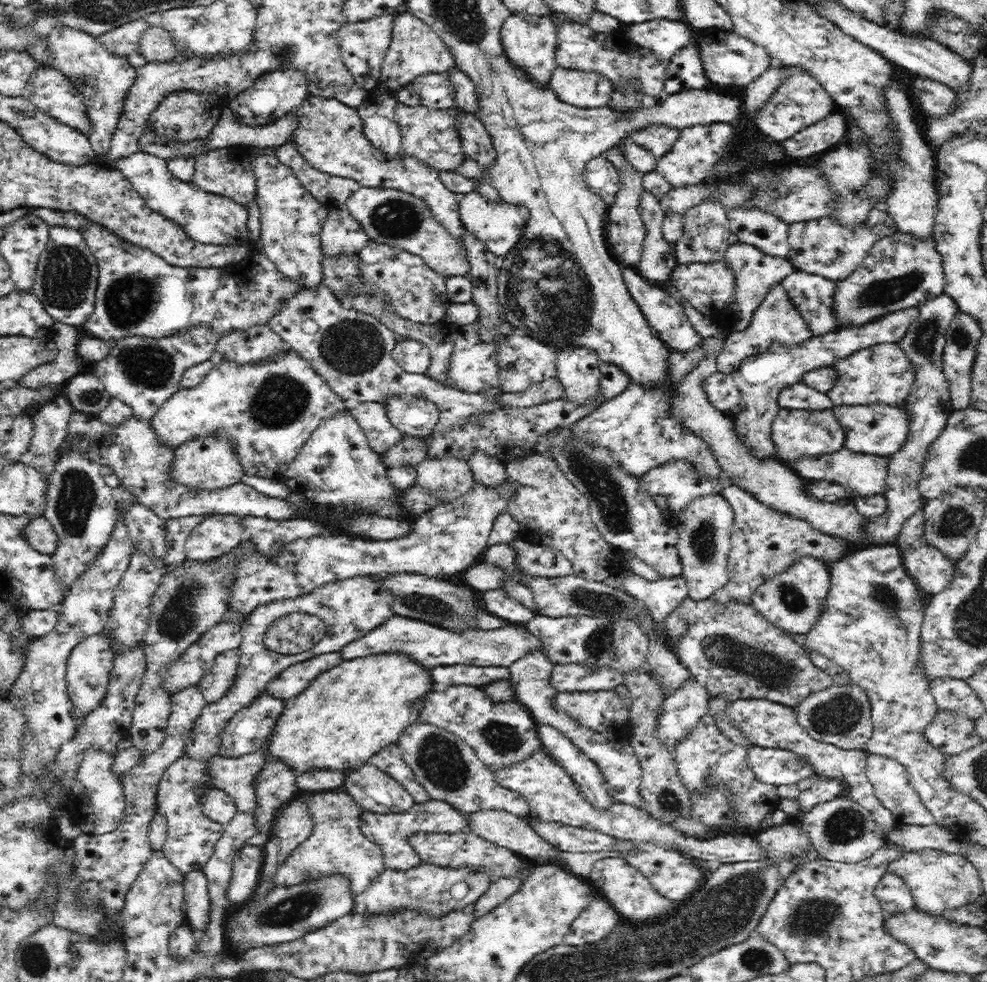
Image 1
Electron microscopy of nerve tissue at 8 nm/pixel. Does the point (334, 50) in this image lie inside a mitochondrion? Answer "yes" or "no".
no

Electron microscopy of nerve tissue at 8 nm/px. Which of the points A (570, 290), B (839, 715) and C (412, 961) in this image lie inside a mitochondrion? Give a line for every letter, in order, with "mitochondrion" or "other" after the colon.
A: mitochondrion
B: mitochondrion
C: other

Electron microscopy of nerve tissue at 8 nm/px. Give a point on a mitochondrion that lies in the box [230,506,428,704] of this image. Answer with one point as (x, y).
(312, 630)

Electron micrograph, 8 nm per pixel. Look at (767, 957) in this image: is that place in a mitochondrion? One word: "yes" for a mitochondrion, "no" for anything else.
yes

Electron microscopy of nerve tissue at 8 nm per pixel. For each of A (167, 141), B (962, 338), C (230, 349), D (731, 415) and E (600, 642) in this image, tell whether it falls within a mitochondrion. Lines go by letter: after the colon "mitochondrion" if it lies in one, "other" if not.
A: other
B: mitochondrion
C: other
D: other
E: mitochondrion

